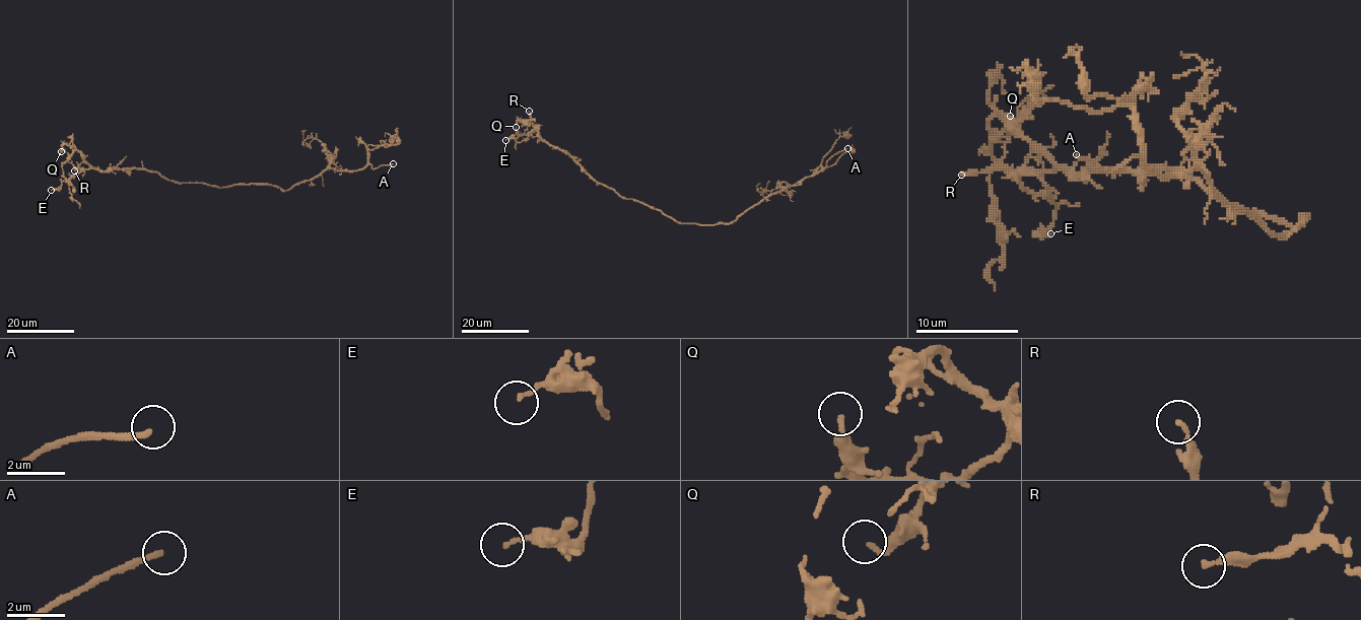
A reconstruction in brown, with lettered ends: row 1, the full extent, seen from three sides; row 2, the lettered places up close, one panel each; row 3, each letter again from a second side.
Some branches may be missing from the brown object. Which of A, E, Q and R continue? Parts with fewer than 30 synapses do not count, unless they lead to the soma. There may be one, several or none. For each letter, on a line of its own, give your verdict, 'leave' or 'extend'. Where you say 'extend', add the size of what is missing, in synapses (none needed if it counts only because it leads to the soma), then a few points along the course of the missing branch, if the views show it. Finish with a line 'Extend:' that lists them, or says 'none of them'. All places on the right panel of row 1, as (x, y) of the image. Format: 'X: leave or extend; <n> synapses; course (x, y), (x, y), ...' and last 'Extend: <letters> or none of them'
A: extend
E: leave
Q: leave
R: leave
Extend: A

